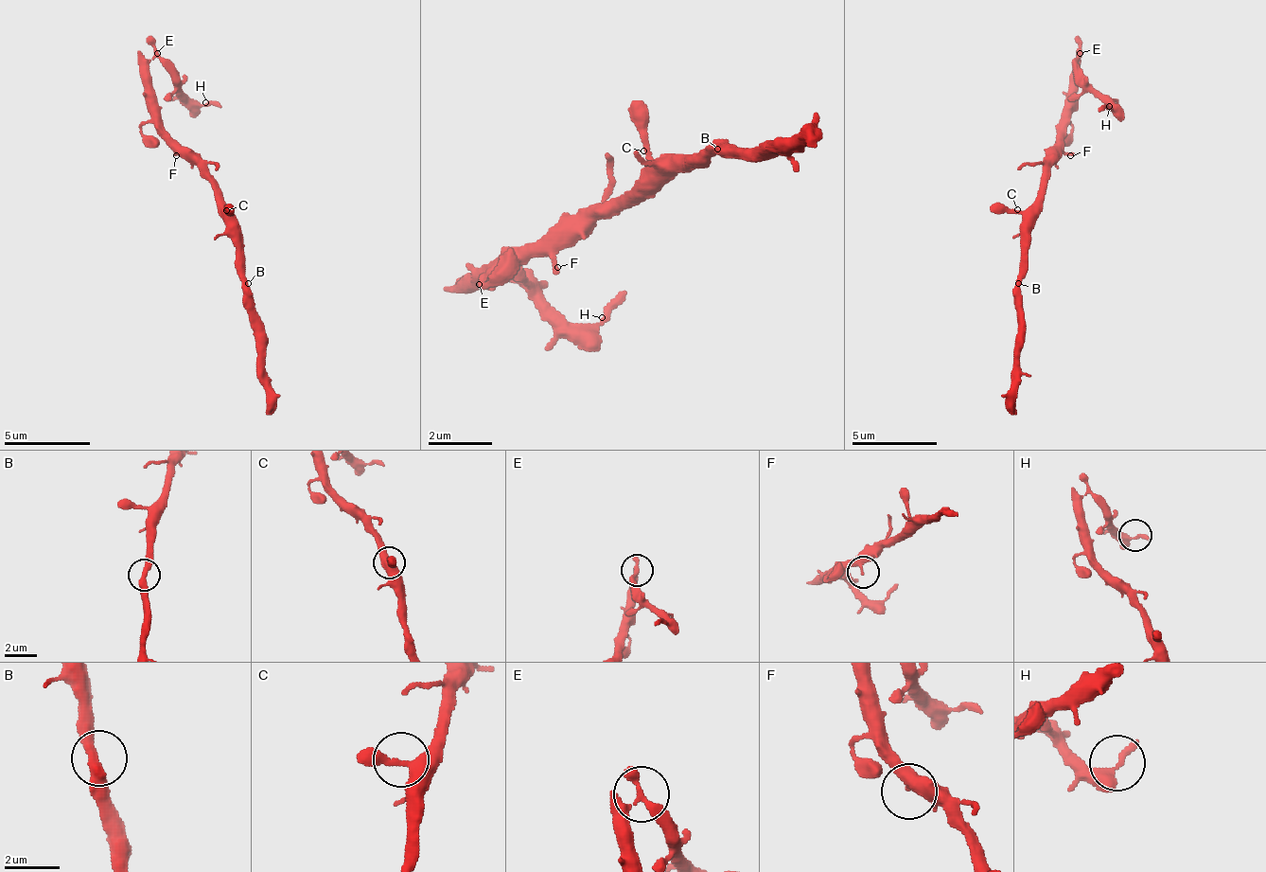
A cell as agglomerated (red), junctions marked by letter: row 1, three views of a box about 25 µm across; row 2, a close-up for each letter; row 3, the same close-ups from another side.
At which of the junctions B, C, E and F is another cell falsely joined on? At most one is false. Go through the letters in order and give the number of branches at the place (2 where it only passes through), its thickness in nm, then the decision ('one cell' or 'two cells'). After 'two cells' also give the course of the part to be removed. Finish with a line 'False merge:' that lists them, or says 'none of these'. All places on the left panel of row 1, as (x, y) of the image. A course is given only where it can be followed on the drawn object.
B: 2 branches meet; 380 nm thick; one cell
C: 3 branches meet; 320 nm thick; one cell
E: 3 branches meet; 240 nm thick; two cells; foreign part runs (156, 52), (188, 97), (201, 106), (221, 107)
F: 2 branches meet; 320 nm thick; one cell
False merge: E

